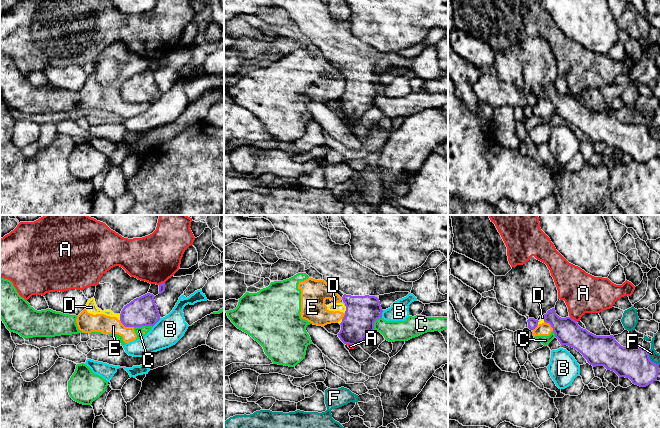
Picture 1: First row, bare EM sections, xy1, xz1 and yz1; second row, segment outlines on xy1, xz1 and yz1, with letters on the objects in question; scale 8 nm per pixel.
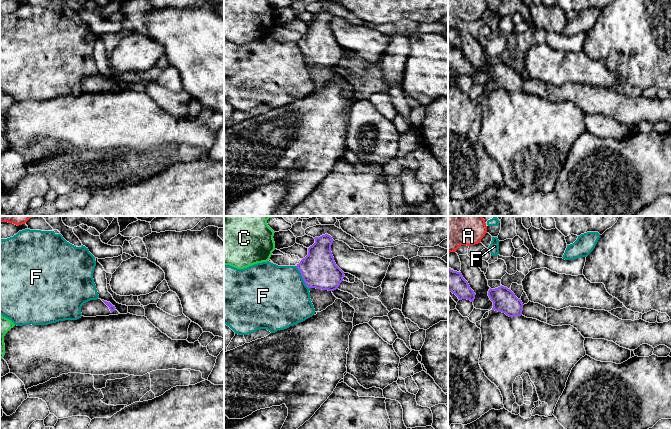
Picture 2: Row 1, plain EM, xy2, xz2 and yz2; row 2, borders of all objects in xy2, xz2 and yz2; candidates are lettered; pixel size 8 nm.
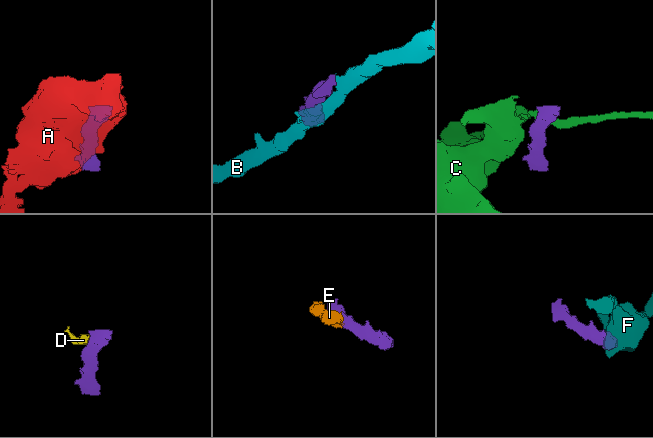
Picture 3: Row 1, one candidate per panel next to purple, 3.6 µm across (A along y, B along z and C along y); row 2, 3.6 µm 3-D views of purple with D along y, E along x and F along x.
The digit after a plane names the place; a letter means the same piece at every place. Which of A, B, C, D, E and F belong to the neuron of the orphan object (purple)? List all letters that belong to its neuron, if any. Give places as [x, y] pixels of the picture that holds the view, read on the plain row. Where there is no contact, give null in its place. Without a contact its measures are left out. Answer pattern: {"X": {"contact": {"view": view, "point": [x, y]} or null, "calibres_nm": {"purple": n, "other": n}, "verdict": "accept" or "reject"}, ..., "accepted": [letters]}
{"A": {"contact": {"view": "yz1", "point": [573, 95]}, "calibres_nm": {"purple": 200, "other": 320}, "verdict": "reject"}, "B": {"contact": {"view": "xy1", "point": [156, 98]}, "calibres_nm": {"purple": 240, "other": 220}, "verdict": "reject"}, "C": {"contact": {"view": "xy1", "point": [143, 101]}, "calibres_nm": {"purple": 240, "other": 70}, "verdict": "reject"}, "D": {"contact": {"view": "xz1", "point": [346, 85]}, "calibres_nm": {"purple": 260, "other": 70}, "verdict": "reject"}, "E": {"contact": {"view": "xy1", "point": [126, 102]}, "calibres_nm": {"purple": 240, "other": 140}, "verdict": "reject"}, "F": {"contact": {"view": "xz2", "point": [302, 53]}, "calibres_nm": {"purple": 300, "other": 480}, "verdict": "reject"}, "accepted": []}

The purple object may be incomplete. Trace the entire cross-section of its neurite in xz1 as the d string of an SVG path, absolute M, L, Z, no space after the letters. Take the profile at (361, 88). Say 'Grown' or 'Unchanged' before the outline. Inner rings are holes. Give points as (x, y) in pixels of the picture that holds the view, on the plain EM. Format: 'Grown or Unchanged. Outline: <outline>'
Grown. Outline: M272 0L276 7L283 8L289 16L296 22L303 35L310 38L311 42L323 51L323 56L334 66L344 69L342 76L345 79L346 87L342 95L341 106L337 110L344 120L358 122L363 114L374 106L374 98L382 93L382 84L377 74L379 71L395 68L411 69L413 58L405 58L398 52L383 53L377 51L371 45L361 41L353 35L351 22L349 20L336 20L329 12L328 5L321 0Z

